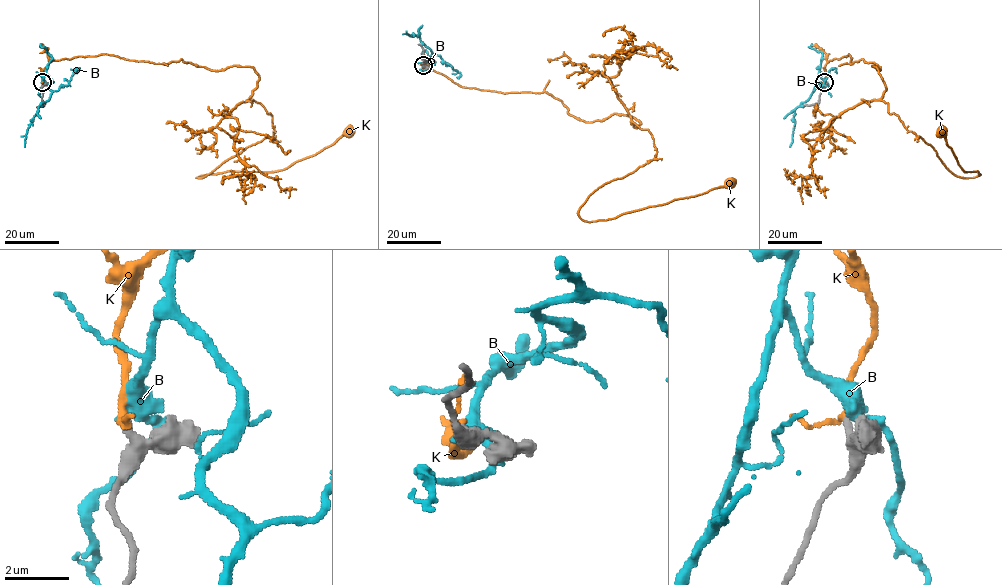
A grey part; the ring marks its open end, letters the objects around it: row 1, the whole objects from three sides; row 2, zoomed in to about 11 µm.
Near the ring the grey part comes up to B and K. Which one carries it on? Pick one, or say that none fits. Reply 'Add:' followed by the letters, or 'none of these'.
Add: K

